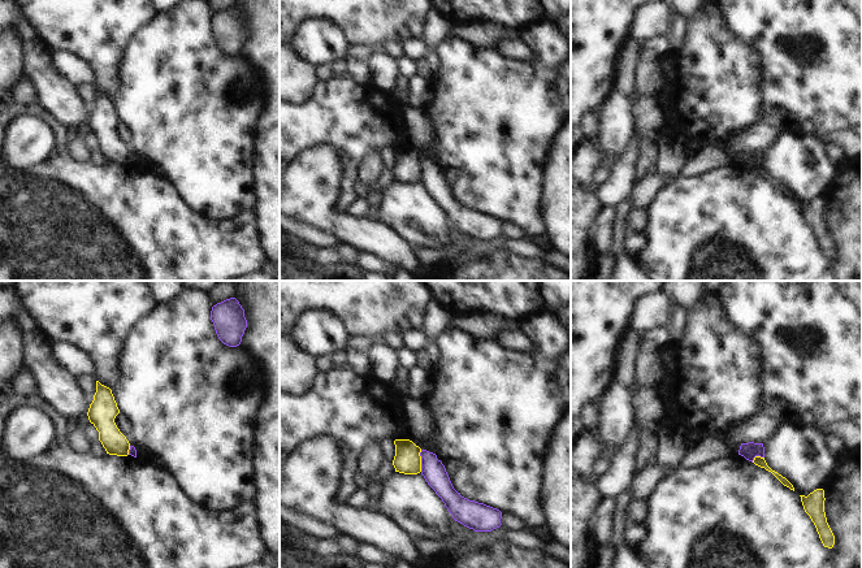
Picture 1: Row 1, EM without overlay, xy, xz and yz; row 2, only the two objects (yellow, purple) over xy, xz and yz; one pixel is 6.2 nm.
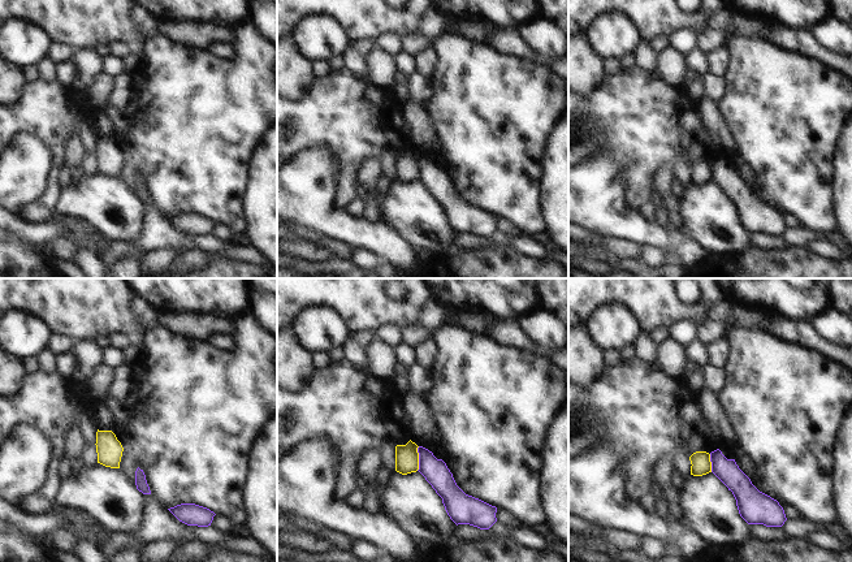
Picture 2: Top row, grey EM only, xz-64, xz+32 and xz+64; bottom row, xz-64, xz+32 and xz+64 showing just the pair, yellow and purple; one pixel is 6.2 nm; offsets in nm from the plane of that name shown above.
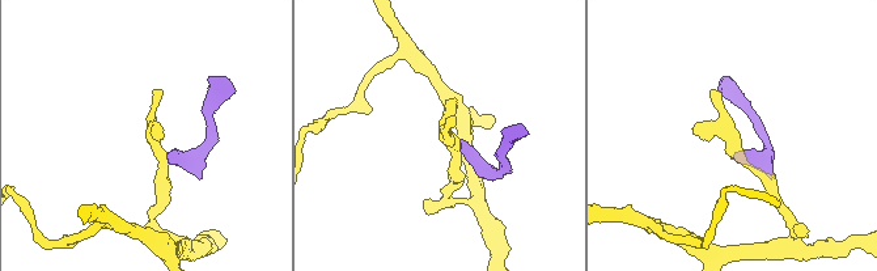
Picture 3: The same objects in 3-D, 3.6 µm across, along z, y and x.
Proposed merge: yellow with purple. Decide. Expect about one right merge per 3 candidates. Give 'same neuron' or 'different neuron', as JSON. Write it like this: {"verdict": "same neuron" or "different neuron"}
{"verdict": "different neuron"}

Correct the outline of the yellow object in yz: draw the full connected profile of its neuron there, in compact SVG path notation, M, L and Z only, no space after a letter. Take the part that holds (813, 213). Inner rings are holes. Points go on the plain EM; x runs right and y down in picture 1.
M816 198L807 205L800 204L805 221L810 225L814 231L819 247L824 256L832 257L835 253L835 244L827 231L824 221L824 199Z

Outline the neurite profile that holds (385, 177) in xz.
M382 165L377 178L376 178L376 188L382 191L386 188L393 181L395 181L395 177L390 169Z

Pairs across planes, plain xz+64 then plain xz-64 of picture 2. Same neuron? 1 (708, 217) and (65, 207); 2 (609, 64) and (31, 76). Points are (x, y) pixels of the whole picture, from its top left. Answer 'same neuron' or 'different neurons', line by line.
1: same neuron
2: same neuron

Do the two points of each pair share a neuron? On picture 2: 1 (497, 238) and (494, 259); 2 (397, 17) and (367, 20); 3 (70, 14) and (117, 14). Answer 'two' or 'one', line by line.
1: two
2: one
3: one

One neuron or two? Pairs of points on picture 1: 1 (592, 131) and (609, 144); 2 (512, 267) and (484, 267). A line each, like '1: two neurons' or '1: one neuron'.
1: two neurons
2: one neuron

